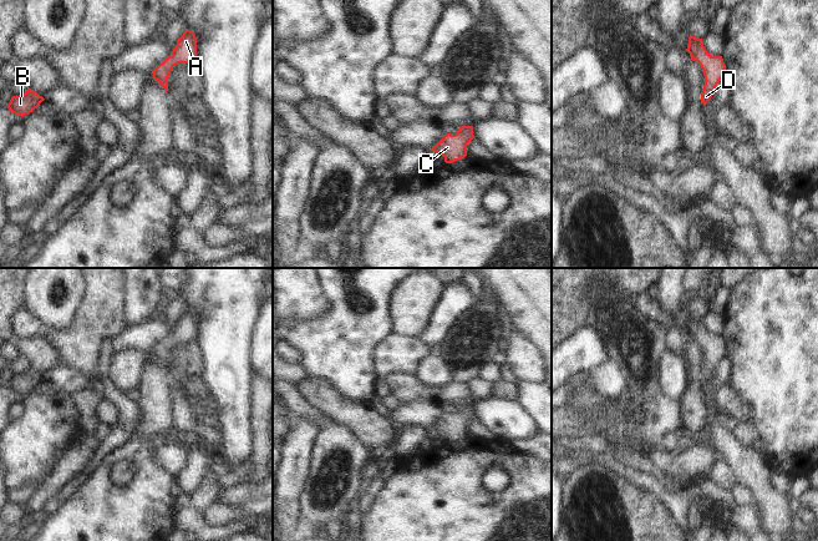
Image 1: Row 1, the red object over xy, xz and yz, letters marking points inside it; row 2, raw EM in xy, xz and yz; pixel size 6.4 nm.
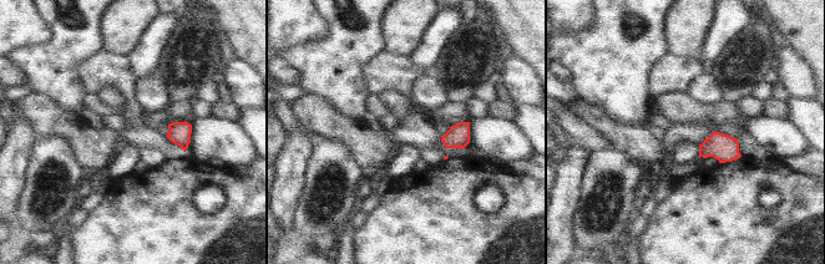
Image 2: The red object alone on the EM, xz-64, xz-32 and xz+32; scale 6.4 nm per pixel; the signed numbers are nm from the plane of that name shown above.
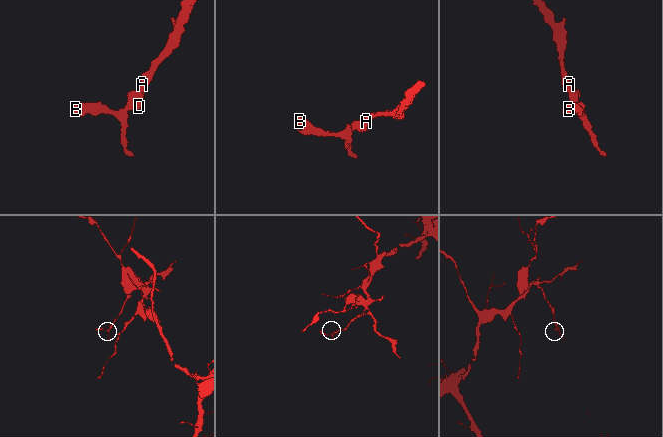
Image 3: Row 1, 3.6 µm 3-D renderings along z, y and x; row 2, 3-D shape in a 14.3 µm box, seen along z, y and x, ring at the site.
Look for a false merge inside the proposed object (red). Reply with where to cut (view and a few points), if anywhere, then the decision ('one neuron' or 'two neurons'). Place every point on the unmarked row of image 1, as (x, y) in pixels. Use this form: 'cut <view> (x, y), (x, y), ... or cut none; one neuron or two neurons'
cut none; one neuron

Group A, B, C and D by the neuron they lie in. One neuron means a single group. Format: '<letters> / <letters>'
A B C D

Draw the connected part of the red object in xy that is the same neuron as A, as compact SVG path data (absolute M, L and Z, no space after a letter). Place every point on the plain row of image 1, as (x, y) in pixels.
M184 309L177 319L172 334L159 343L153 350L153 358L158 360L166 371L168 370L168 357L172 348L178 343L193 343L197 338L197 317L193 310Z

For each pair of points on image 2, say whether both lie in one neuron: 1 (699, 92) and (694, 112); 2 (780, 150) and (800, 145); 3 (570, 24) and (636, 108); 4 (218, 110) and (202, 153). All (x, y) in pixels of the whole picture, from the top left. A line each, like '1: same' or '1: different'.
1: different
2: same
3: different
4: different

